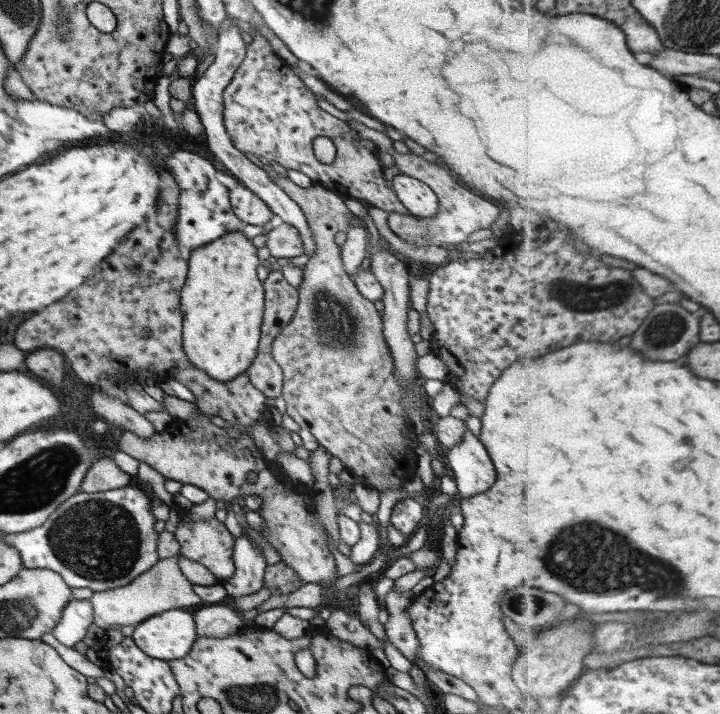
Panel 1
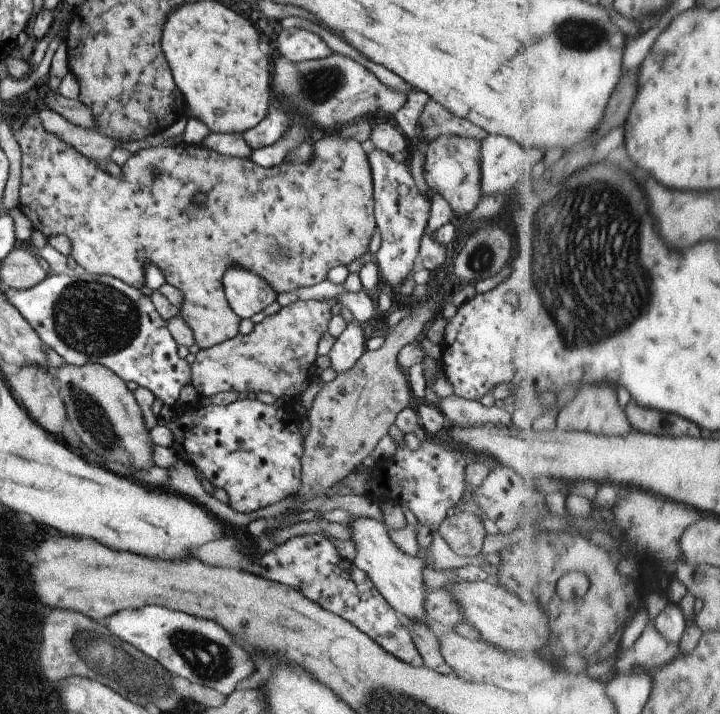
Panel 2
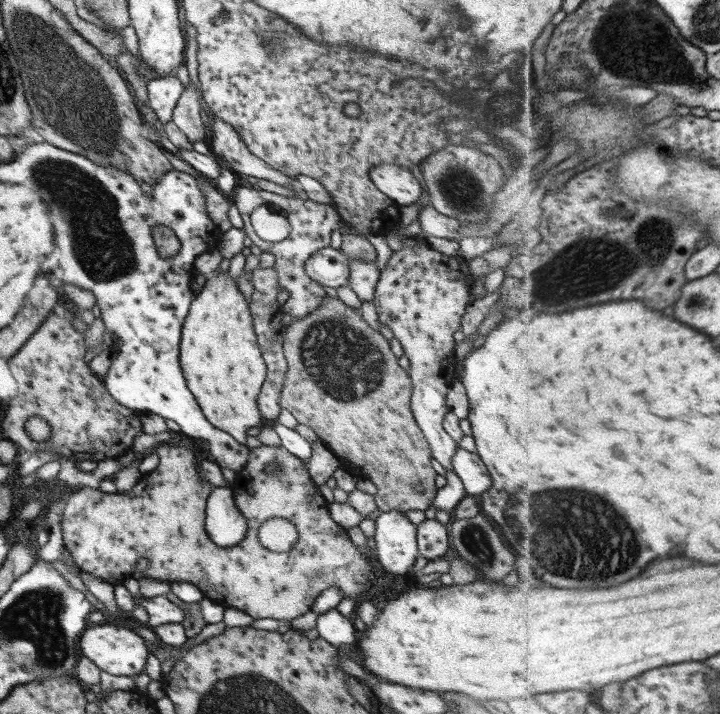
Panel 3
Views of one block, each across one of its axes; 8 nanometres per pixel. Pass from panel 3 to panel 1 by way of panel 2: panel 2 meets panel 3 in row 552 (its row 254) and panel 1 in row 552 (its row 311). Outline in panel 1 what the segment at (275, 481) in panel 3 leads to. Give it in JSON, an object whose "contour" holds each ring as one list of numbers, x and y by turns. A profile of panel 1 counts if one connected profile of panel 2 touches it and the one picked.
{"contour":[[183,510,180,512,180,522,174,531,174,538,181,544,180,553,182,556,203,564,218,580,224,585,226,580,232,578,236,570,234,566,234,543,235,537,228,531,223,522,218,521,216,517,182,521,188,512]]}

